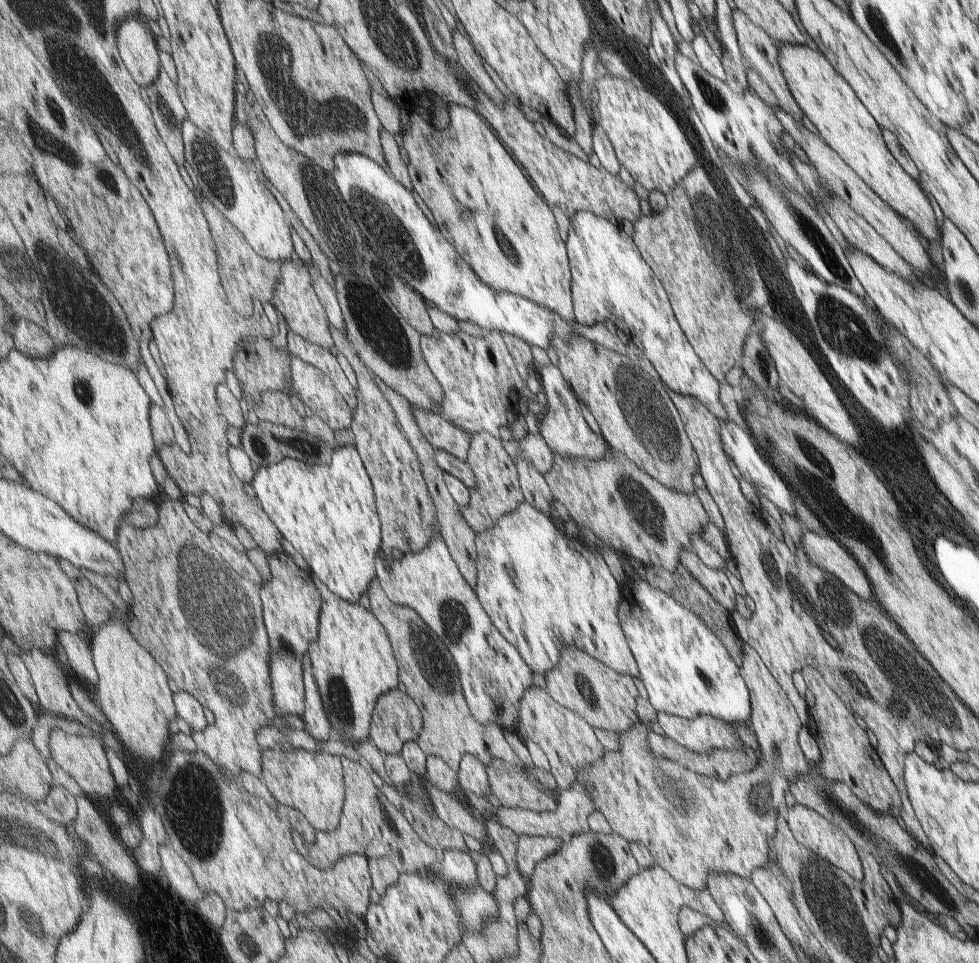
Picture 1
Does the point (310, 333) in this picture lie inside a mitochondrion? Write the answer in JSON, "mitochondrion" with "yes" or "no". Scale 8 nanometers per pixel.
{"mitochondrion":"no"}

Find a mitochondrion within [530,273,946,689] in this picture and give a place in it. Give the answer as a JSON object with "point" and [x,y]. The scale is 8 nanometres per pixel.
{"point":[815,487]}

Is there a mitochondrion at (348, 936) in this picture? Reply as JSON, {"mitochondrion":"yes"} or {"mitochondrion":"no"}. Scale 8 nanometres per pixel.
{"mitochondrion":"no"}

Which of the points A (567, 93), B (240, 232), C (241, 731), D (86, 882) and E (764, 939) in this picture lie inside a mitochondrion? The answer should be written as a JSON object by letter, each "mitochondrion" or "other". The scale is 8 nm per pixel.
{"A":"other","B":"other","C":"other","D":"other","E":"mitochondrion"}

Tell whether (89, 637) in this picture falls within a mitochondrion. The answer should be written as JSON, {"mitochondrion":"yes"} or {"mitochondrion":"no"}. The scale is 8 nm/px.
{"mitochondrion":"no"}

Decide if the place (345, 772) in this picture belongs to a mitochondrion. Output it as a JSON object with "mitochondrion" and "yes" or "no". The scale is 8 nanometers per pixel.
{"mitochondrion":"no"}

